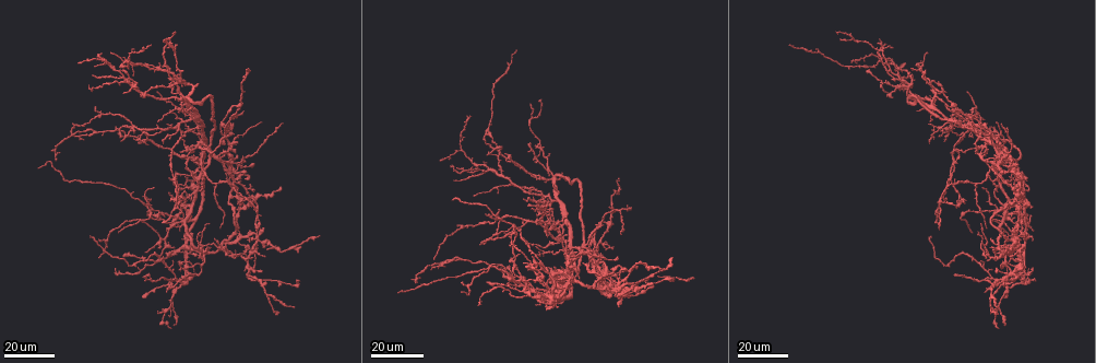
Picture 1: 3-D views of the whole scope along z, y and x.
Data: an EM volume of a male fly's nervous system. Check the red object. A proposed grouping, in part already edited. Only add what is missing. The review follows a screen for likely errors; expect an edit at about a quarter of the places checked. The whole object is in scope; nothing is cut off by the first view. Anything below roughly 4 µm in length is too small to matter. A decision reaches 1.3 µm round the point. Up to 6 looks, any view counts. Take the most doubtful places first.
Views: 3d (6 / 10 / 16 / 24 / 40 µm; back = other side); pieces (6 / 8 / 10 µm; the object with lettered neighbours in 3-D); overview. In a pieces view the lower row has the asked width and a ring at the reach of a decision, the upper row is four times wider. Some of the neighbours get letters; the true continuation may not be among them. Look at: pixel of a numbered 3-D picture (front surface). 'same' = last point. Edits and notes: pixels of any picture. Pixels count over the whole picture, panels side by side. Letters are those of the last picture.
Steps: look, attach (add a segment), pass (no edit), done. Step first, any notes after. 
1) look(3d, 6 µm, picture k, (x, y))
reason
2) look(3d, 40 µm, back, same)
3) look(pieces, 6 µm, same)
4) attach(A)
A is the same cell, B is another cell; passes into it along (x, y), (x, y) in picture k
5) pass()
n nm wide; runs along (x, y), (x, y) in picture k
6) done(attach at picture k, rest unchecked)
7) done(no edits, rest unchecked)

look(3d, 16 µm, picture 1, (93, 74))
thin end

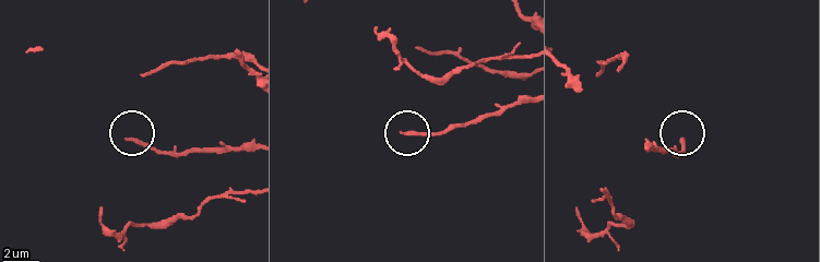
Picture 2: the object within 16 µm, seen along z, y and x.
look(3d, 6 µm, picture 2, (404, 134))
zoom in

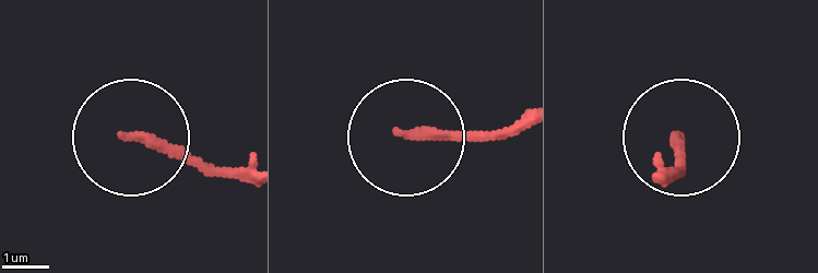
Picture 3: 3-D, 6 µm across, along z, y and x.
look(pieces, 6 µm, picture 3, (125, 135))

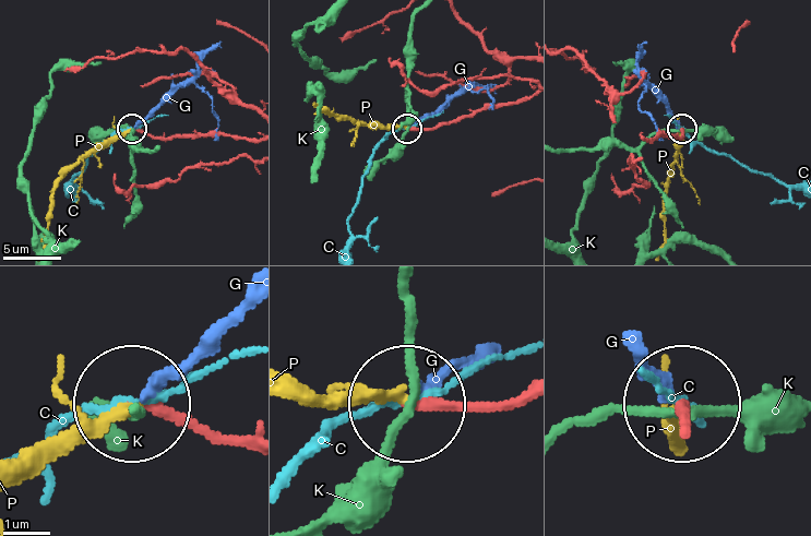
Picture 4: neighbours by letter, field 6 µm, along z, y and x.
attach(P)
P is the same cell, C, G and K are other cells; passes into it along (247, 435), (204, 435), (126, 400), (16, 450) in picture 4; it goes on there

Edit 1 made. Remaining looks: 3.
look(overview)
see it whole again

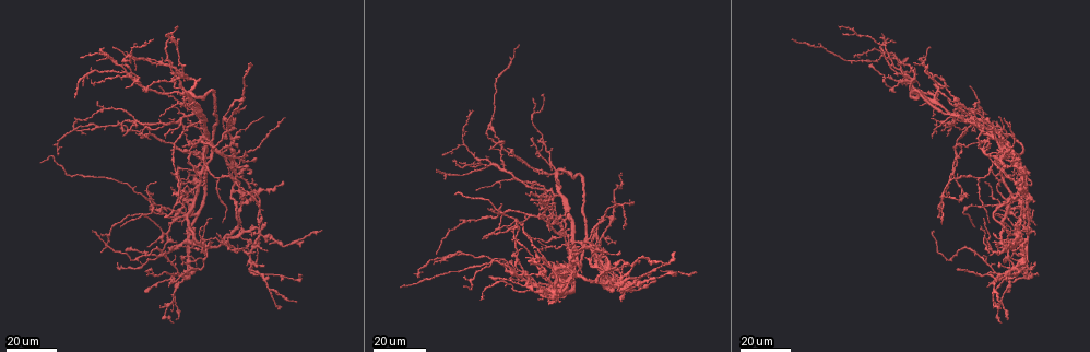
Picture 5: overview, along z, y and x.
look(3d, 24 µm, picture 5, (1000, 116))
tapers out

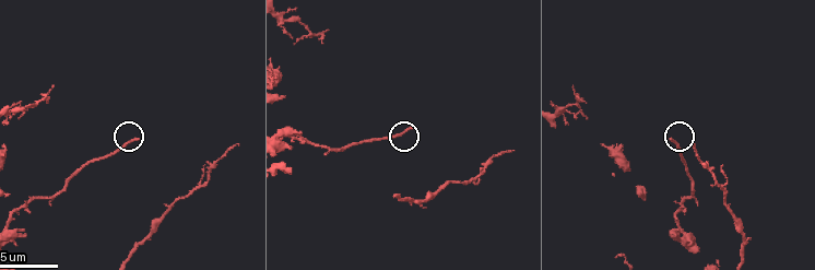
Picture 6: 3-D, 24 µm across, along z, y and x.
look(pieces, 8 µm, picture 6, (409, 126))

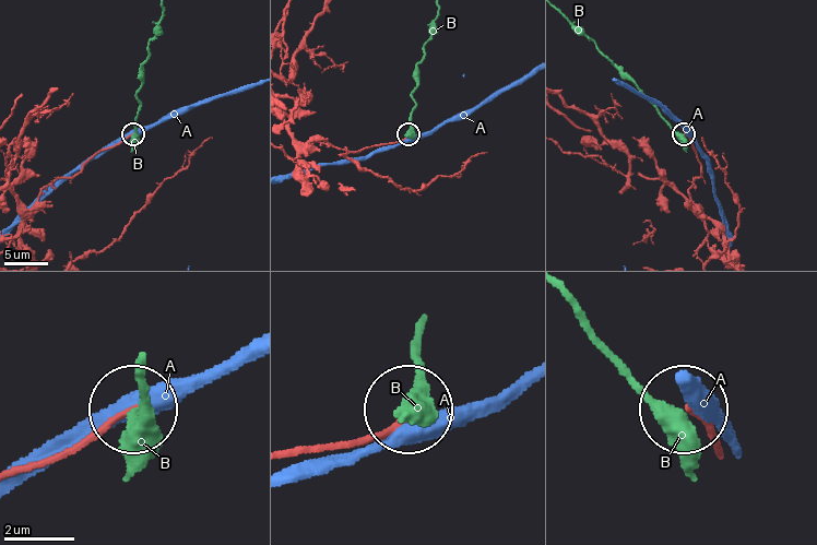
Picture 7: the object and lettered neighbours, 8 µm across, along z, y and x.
pass()
160 nm wide; A and B are other cells; runs along (14, 474), (68, 457), (126, 410) in picture 7; none of them fits

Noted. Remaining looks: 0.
done(attach at picture 4, rest unchecked)

